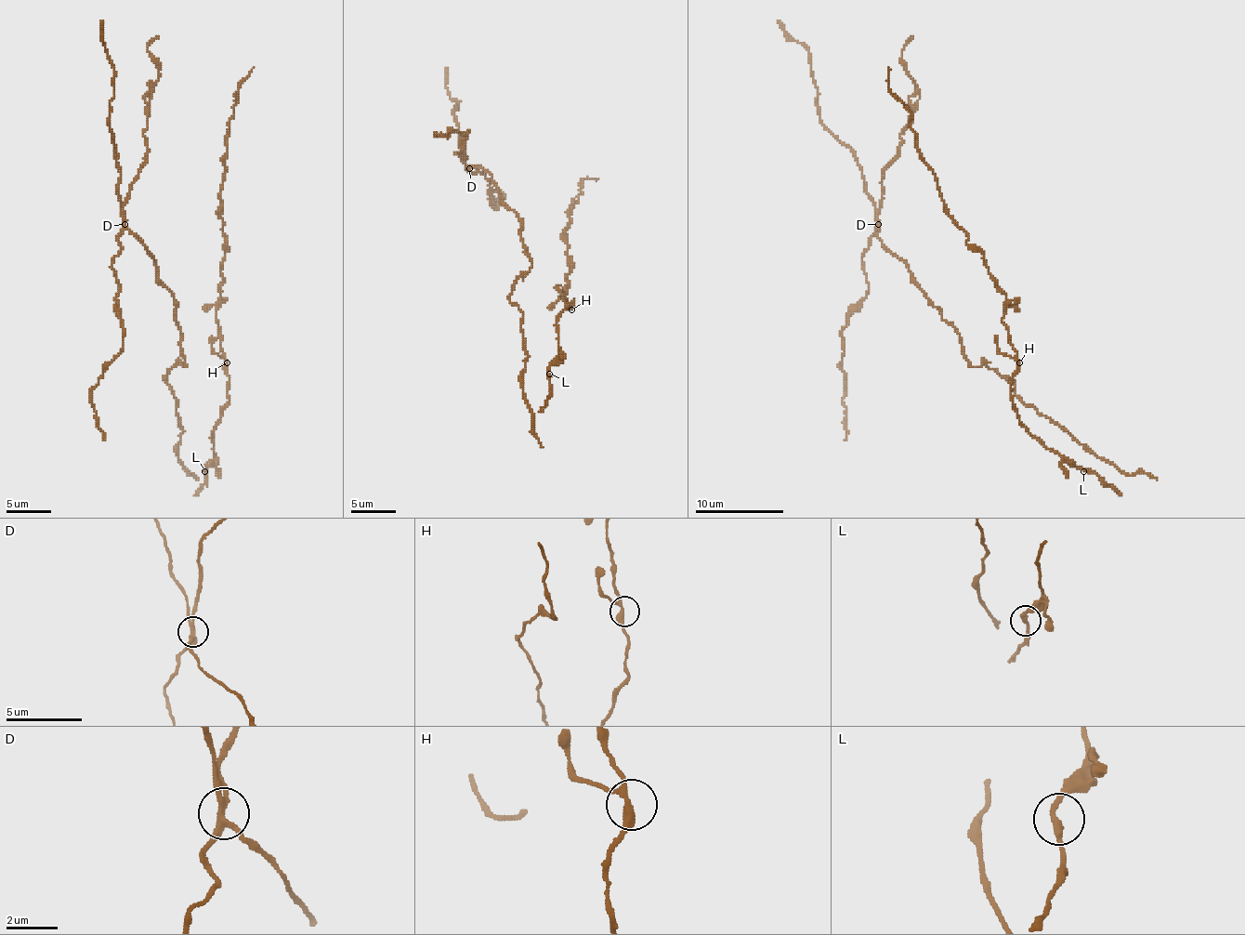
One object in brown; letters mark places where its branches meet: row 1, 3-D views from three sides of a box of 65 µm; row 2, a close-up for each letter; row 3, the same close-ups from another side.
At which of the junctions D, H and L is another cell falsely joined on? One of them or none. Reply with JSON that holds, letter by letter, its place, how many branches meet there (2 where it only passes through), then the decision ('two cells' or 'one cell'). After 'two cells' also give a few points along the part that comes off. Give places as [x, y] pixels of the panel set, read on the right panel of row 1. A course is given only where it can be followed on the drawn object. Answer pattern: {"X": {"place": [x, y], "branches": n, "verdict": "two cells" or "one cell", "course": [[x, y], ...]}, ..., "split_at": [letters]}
{"D": {"place": [878, 224], "branches": 3, "verdict": "two cells", "course": [[877, 225], [862, 265], [869, 284], [866, 297], [853, 311], [842, 331], [842, 404], [846, 409], [844, 440]]}, "H": {"place": [1019, 362], "branches": 3, "verdict": "one cell"}, "L": {"place": [1083, 471], "branches": 2, "verdict": "one cell"}, "split_at": ["D"]}

